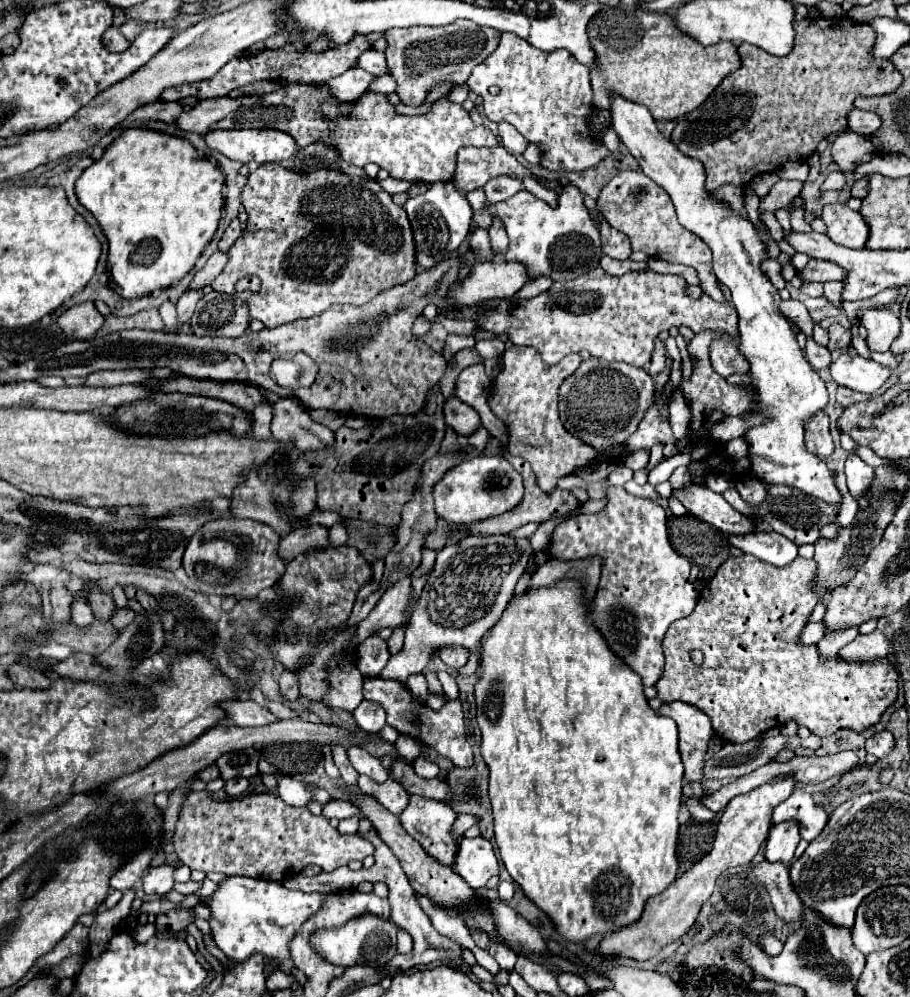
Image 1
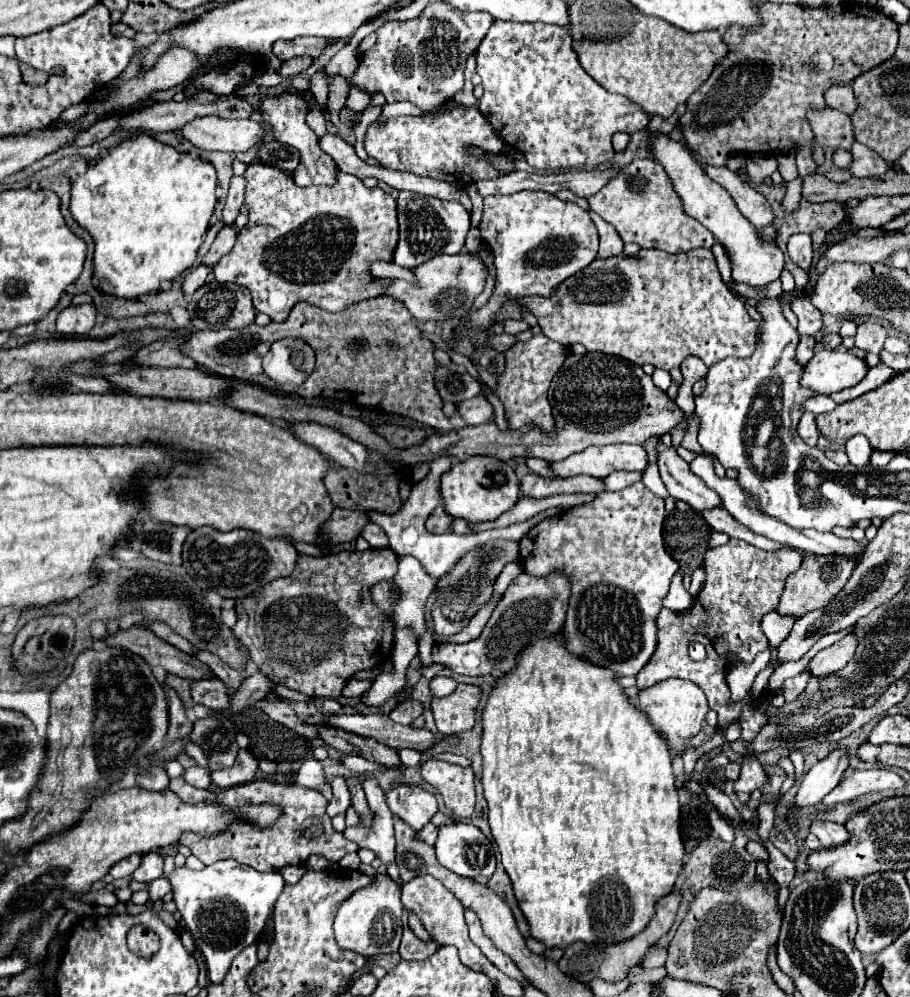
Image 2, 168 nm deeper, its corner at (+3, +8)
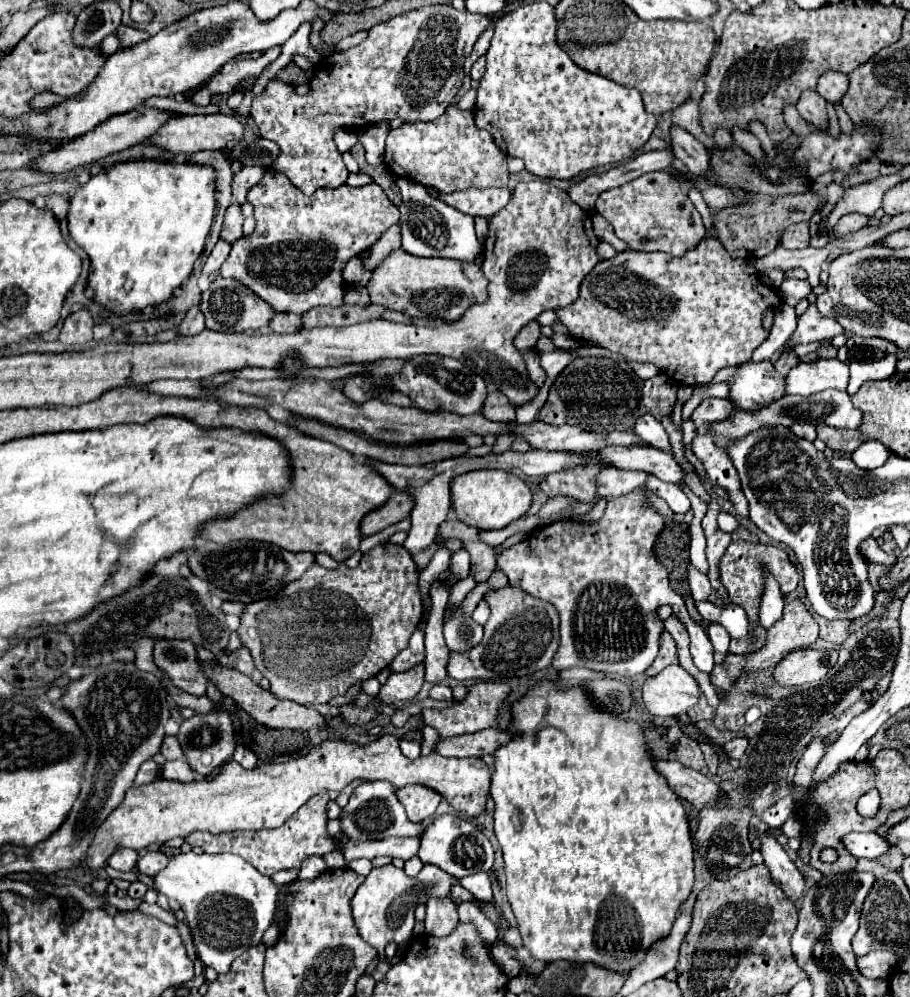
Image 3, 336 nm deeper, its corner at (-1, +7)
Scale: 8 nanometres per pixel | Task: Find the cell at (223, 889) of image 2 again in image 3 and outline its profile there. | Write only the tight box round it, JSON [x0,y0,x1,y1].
[152,854,278,974]

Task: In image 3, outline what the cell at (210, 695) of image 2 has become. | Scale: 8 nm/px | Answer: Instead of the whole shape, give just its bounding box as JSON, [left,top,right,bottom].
[154,640,206,696]

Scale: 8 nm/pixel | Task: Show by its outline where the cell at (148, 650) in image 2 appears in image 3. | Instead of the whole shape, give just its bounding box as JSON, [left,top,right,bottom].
[202,666,324,730]

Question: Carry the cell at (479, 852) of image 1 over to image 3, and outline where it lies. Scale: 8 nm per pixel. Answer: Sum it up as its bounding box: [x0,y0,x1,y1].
[418,814,494,880]

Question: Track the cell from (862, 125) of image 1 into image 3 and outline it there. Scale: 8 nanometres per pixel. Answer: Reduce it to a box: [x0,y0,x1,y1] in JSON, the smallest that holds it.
[816,70,848,102]

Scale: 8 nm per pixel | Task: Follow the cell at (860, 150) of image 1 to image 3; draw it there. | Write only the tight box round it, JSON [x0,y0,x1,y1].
[796,90,828,128]

